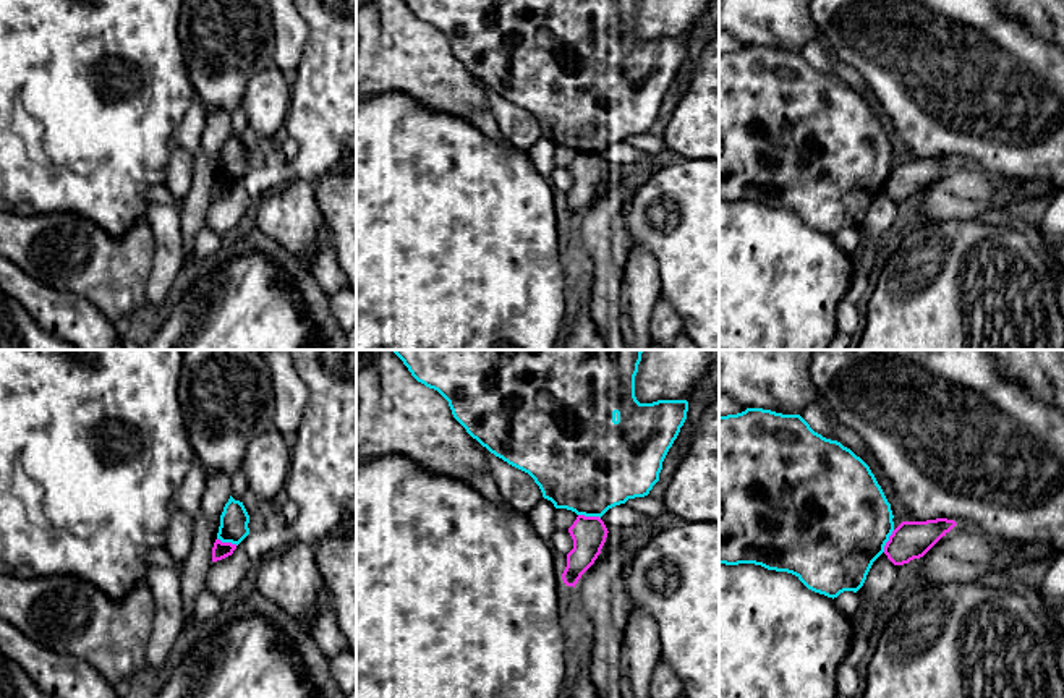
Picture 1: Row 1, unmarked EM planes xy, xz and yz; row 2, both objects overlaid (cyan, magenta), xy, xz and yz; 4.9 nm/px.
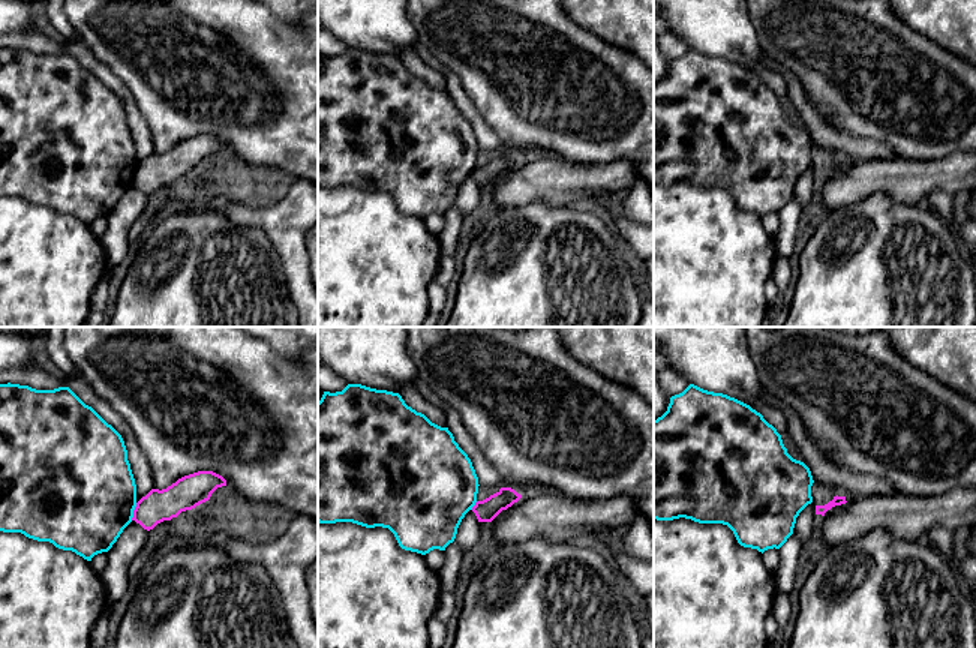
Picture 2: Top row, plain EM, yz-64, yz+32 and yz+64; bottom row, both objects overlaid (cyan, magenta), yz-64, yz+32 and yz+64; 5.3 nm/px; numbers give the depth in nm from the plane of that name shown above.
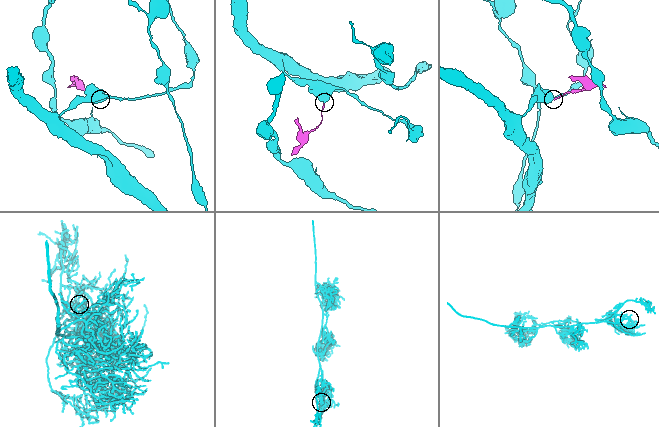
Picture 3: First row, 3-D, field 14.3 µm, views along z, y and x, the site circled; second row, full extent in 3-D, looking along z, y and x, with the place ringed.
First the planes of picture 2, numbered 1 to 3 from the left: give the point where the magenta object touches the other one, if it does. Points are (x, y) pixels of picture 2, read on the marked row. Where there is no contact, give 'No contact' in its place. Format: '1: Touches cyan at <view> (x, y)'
1: Touches cyan at yz-64 (132, 512)
2: Touches cyan at yz+32 (474, 504)
3: No contact

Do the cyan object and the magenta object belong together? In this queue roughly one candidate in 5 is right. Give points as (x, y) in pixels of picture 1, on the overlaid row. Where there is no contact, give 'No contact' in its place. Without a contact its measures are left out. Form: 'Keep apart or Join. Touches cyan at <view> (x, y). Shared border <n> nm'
Keep apart. Touches cyan at xz (590, 515). Shared border 110 nm

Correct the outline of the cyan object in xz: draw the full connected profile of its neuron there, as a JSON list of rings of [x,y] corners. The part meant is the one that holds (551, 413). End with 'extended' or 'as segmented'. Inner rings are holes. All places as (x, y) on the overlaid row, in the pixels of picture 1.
[[[392,350],[408,368],[411,376],[429,389],[437,390],[452,410],[453,418],[491,453],[509,465],[528,473],[539,486],[543,497],[555,509],[567,509],[577,515],[602,517],[609,509],[628,499],[645,497],[659,481],[662,462],[687,419],[687,400],[658,400],[640,403],[635,397],[635,376],[643,350]]]; as segmented

